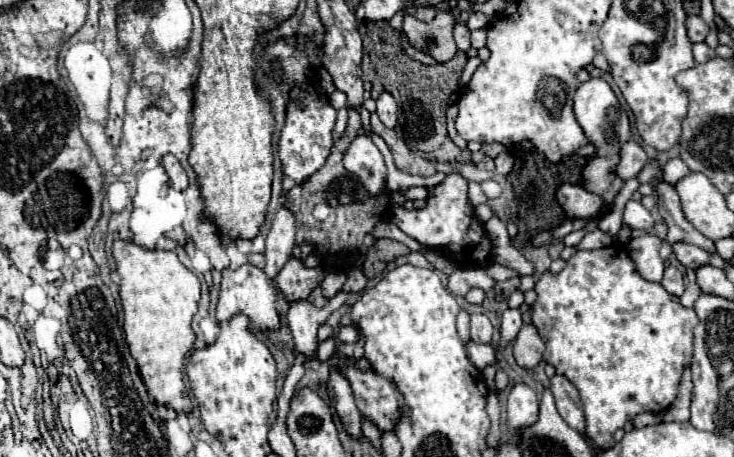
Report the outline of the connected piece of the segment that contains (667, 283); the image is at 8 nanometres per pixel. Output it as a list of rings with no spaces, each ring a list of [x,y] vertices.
[[[667,267],[661,285],[663,285],[663,289],[665,289],[669,295],[679,297],[679,295],[683,293],[683,289],[685,289],[685,287],[683,287],[683,273],[677,271],[675,267]]]

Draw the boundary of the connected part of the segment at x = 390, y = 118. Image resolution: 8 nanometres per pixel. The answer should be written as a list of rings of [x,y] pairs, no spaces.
[[[381,93],[381,97],[377,99],[377,115],[381,119],[381,123],[389,129],[395,127],[397,123],[397,103],[389,93]]]

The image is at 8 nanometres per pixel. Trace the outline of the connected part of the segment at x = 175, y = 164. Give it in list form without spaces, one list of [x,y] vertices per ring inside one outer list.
[[[165,155],[165,157],[163,157],[163,161],[161,161],[161,165],[165,167],[165,171],[167,171],[169,179],[171,179],[173,189],[183,191],[183,189],[189,185],[187,173],[185,173],[185,169],[181,167],[181,163],[179,163],[179,159],[177,159],[175,155]]]

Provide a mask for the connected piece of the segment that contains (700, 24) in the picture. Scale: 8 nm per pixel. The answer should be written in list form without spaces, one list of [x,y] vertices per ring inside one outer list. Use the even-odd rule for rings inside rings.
[[[689,15],[687,21],[685,21],[685,25],[687,25],[687,35],[689,35],[689,41],[691,41],[691,43],[705,41],[705,37],[707,37],[707,33],[709,33],[709,27],[707,27],[707,23],[705,23],[701,17]]]

